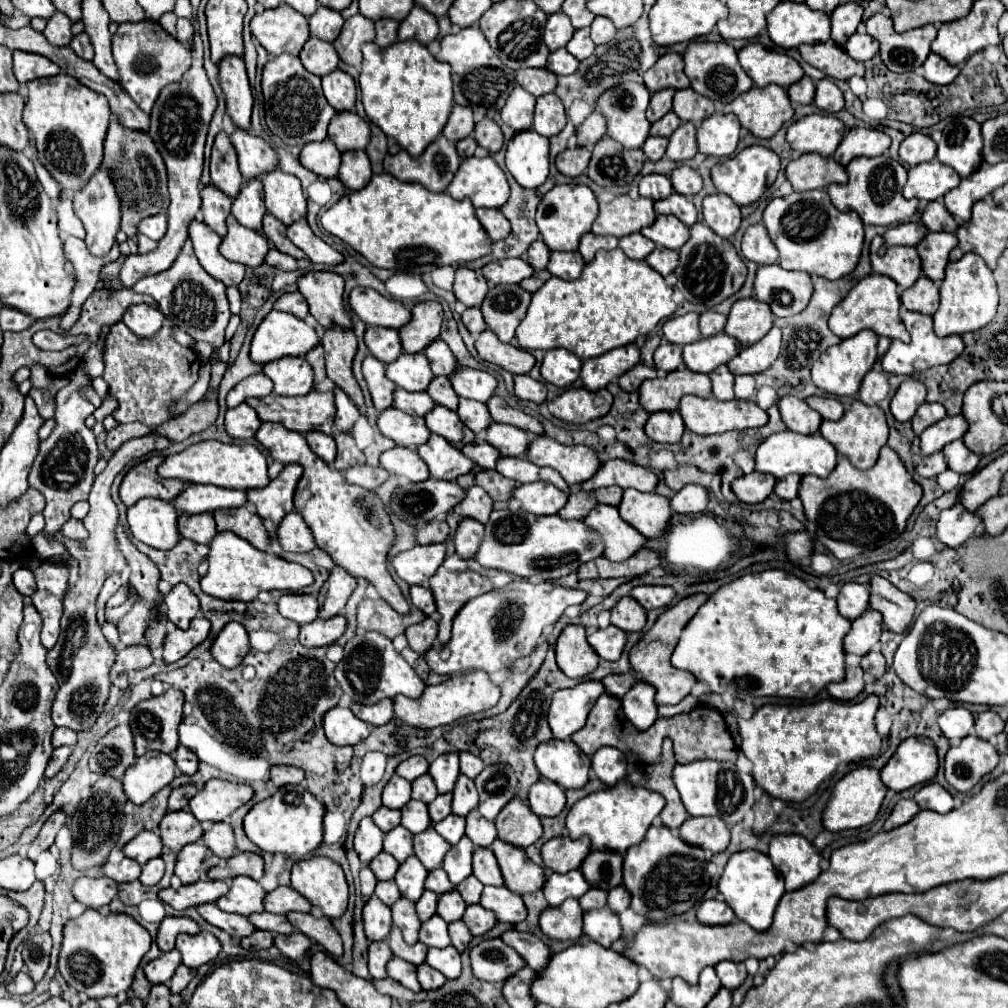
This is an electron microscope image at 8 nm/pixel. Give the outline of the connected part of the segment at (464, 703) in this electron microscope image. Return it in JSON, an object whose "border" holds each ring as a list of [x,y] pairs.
{"border":[[[477,670],[477,672],[467,672],[463,676],[451,676],[449,680],[445,680],[443,684],[437,684],[437,686],[427,686],[425,692],[421,694],[421,698],[417,698],[417,700],[397,696],[393,702],[395,702],[395,718],[399,718],[411,726],[429,730],[429,728],[437,728],[443,724],[451,724],[469,714],[483,712],[483,710],[495,706],[499,702],[499,698],[501,698],[499,686],[495,686],[489,680],[489,674]]]}

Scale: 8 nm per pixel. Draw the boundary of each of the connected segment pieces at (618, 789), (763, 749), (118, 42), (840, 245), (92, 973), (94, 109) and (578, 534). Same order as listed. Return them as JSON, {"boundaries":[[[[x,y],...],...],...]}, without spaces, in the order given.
{"boundaries":[[[[621,780],[615,786],[597,790],[575,802],[567,814],[567,830],[571,838],[589,836],[593,850],[613,850],[625,854],[627,848],[639,844],[645,838],[647,828],[663,810],[663,806],[665,798],[661,794]]],[[[867,696],[857,704],[837,700],[819,700],[815,704],[761,706],[751,720],[737,720],[743,736],[741,752],[753,764],[753,778],[769,796],[801,802],[807,800],[817,786],[835,772],[839,762],[855,762],[873,758],[881,750],[881,736],[875,730],[877,696]]],[[[141,20],[135,24],[127,22],[119,26],[119,30],[113,34],[113,58],[119,68],[121,86],[147,114],[153,110],[161,88],[165,88],[165,84],[181,80],[181,76],[189,70],[191,64],[191,52],[179,40],[169,36],[161,28],[161,24],[157,26],[157,22],[149,20]]],[[[825,190],[793,192],[775,198],[763,214],[765,228],[779,248],[779,266],[785,270],[803,270],[827,280],[839,280],[851,274],[863,248],[863,222],[857,212],[839,212]]],[[[87,910],[79,918],[73,918],[65,924],[63,930],[63,944],[61,944],[61,954],[59,954],[59,972],[65,978],[69,986],[73,986],[77,992],[87,994],[89,998],[105,998],[105,996],[117,996],[119,992],[127,992],[133,974],[141,962],[141,958],[147,954],[151,946],[151,936],[149,932],[135,922],[127,914],[109,914],[101,916],[97,910]]],[[[69,74],[40,78],[27,83],[28,100],[23,122],[37,144],[39,162],[67,192],[79,192],[97,172],[103,160],[103,142],[111,120],[105,96],[81,86]]],[[[493,510],[485,524],[485,538],[475,560],[483,568],[505,570],[521,578],[559,580],[589,560],[603,556],[605,544],[593,528],[581,520],[563,520],[561,516],[535,516],[525,510]]]]}

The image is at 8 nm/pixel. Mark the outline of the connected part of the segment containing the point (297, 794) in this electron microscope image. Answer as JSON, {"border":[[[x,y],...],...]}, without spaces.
{"border":[[[299,784],[281,786],[273,796],[255,804],[245,816],[245,834],[263,852],[287,854],[287,856],[307,856],[317,850],[323,842],[323,816],[325,806]]]}

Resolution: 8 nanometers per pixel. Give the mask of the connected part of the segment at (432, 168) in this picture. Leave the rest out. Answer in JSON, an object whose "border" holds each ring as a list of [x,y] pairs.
{"border":[[[437,136],[421,156],[413,158],[405,150],[399,150],[395,156],[385,156],[385,172],[395,176],[401,182],[417,182],[431,192],[443,192],[453,180],[461,158],[455,150],[455,144]]]}

